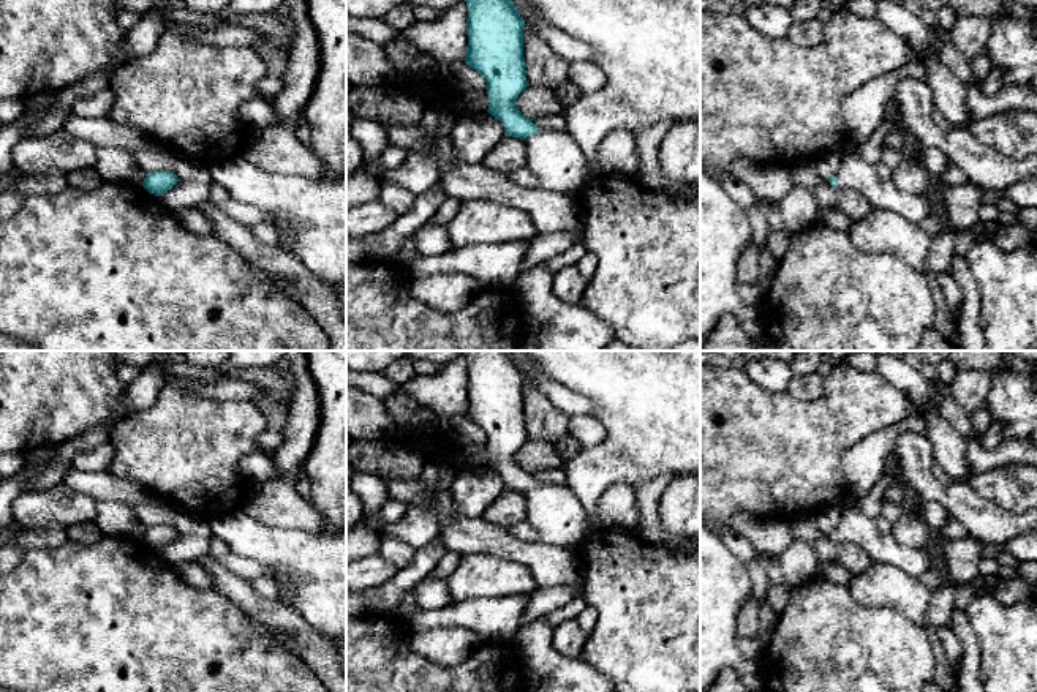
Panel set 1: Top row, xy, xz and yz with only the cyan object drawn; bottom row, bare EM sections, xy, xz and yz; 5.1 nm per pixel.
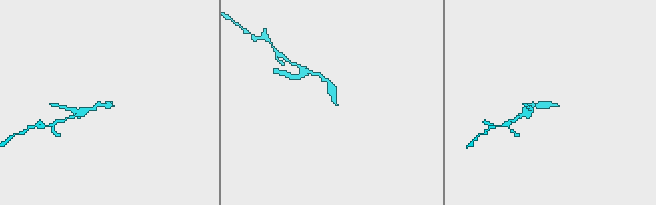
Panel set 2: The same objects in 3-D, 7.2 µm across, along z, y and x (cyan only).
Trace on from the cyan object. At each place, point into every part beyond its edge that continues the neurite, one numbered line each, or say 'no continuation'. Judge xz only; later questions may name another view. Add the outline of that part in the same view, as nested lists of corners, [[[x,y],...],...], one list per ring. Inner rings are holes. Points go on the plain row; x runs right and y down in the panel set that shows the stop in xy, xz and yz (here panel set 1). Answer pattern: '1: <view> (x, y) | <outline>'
1: xz (554, 511) | [[[539,483],[525,495],[526,521],[539,532],[537,542],[563,548],[586,529],[585,510],[569,487]]]

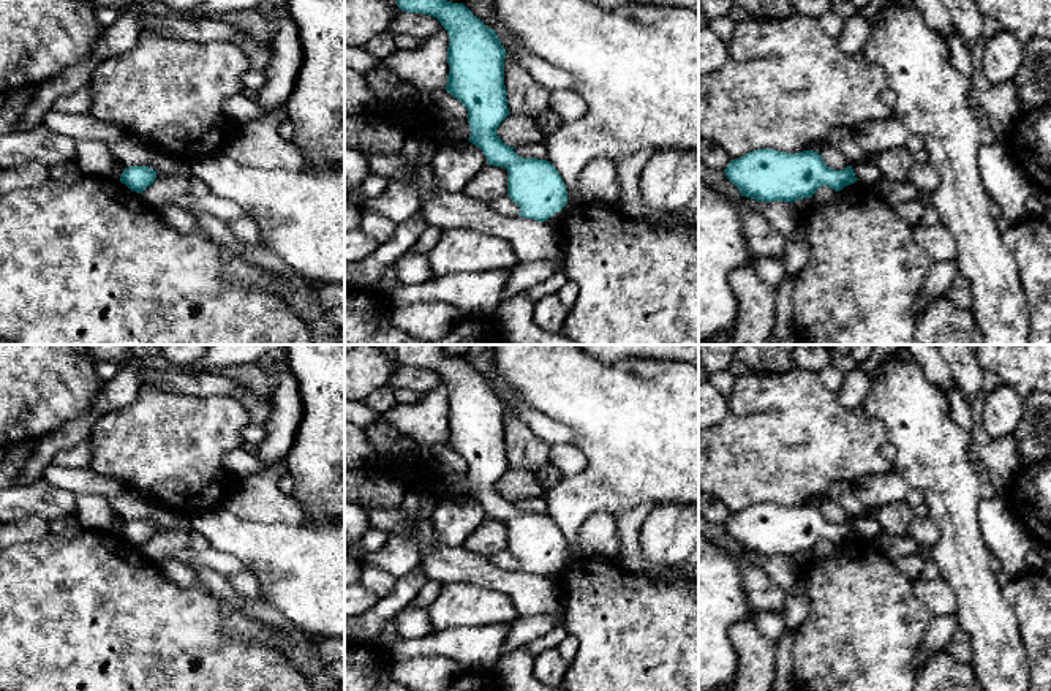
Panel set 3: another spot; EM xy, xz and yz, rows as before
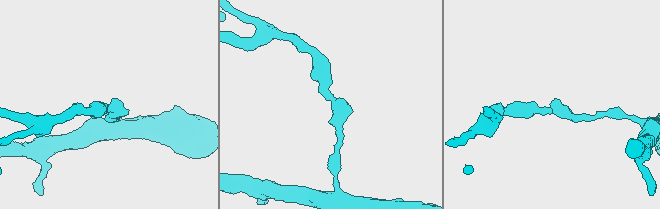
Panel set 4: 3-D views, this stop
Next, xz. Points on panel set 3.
no continuation

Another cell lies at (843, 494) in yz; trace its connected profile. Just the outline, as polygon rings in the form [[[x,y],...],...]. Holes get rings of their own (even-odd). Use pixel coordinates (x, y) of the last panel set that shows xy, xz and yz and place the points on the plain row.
[[[833,482],[828,490],[828,498],[841,504],[847,511],[850,520],[874,512],[860,503],[849,482]]]

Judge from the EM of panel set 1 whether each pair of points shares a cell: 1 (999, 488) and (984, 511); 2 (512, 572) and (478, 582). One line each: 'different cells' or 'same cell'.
1: different cells
2: same cell

